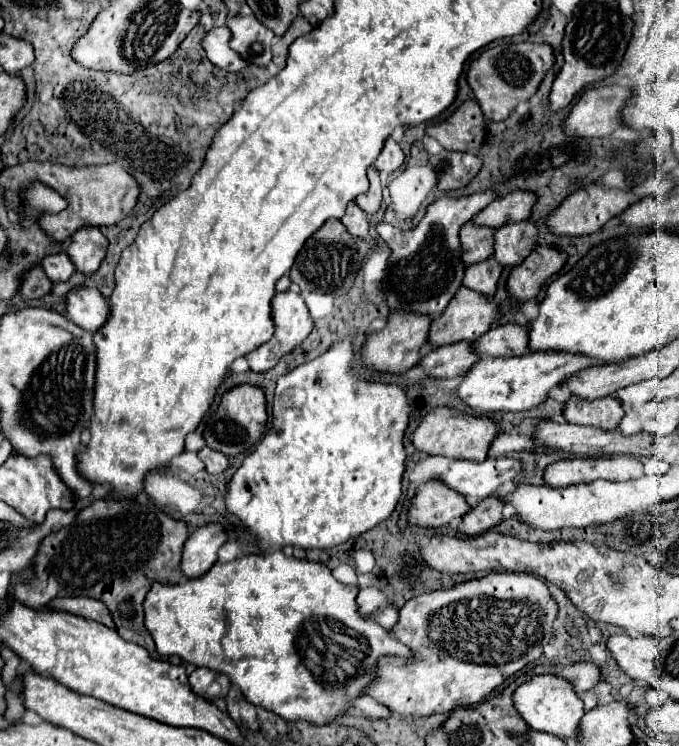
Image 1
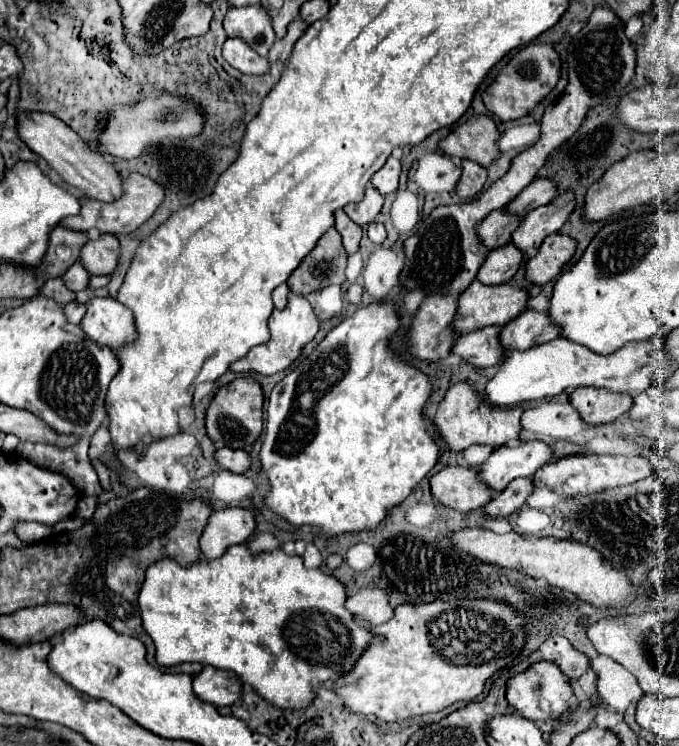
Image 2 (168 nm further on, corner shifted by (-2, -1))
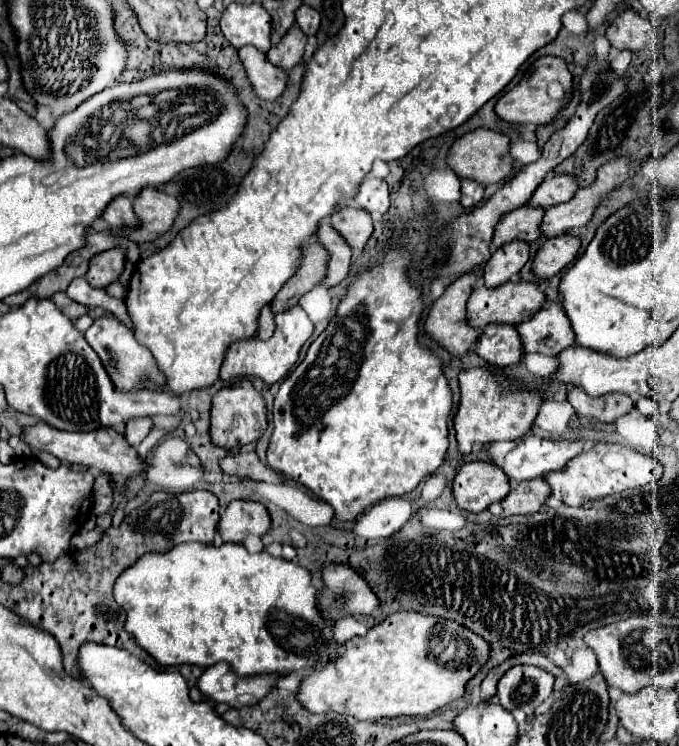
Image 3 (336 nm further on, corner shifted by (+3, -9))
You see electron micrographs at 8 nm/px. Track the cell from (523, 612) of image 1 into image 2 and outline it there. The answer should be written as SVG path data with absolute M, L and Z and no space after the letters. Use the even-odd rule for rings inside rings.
M457 599L427 605L399 605L395 607L395 615L387 623L371 627L373 635L385 639L377 643L373 641L367 651L361 653L361 659L357 659L349 675L333 679L331 691L343 699L345 709L361 715L375 715L383 721L403 721L425 713L437 713L457 701L473 701L477 695L483 693L485 681L519 655L525 643L525 623L527 619L519 615L513 607L489 599Z

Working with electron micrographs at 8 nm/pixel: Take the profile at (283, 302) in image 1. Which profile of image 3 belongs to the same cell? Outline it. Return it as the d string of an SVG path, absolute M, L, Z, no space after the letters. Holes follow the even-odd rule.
M300 305L276 315L276 331L270 339L266 339L266 341L262 341L262 339L238 341L228 349L228 355L220 369L220 379L224 381L224 379L236 377L236 375L256 375L268 385L280 381L298 361L298 353L300 353L302 345L310 339L312 329L314 329L312 321L308 319L308 315L304 313L304 309Z

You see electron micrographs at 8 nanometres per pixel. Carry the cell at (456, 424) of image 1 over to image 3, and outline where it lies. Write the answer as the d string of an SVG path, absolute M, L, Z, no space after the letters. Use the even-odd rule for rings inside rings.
M468 369L462 371L460 377L460 403L454 415L454 429L458 451L462 455L472 453L474 443L496 443L496 441L514 441L524 437L534 423L536 411L542 403L536 389L530 391L506 391L506 381L494 377L486 369Z

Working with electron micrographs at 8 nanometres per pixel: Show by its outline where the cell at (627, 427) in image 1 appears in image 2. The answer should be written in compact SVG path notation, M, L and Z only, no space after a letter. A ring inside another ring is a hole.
M646 392L639 394L633 399L633 409L629 411L629 417L631 417L631 419L643 419L643 417L648 417L651 412L650 407L652 403Z

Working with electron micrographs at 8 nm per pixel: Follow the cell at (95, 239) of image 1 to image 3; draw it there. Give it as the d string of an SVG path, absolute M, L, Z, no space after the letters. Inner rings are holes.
M114 247L90 259L86 281L90 283L90 287L104 289L106 285L114 283L120 277L122 269L124 269L124 253L118 247Z

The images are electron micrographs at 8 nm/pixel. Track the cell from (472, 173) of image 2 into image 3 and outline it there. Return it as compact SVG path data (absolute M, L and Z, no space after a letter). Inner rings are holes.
M462 179L462 197L460 197L460 205L466 209L476 207L482 197L484 197L484 185L472 181L472 179Z

